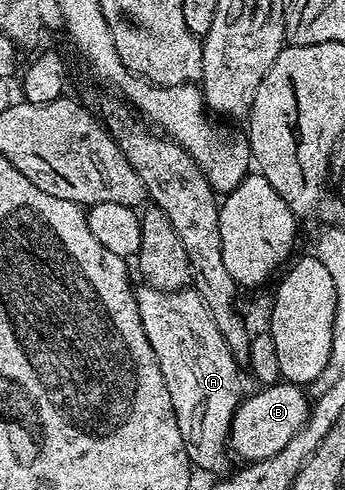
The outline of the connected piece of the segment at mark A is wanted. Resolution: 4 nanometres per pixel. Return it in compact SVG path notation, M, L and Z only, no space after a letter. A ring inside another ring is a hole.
M142 286L136 295L140 322L156 354L156 362L160 362L168 394L172 394L176 426L180 426L190 463L195 469L218 472L226 464L230 424L240 403L240 369L232 358L232 350L228 350L220 326L216 326L208 306L193 287L187 286L181 292L161 292Z

